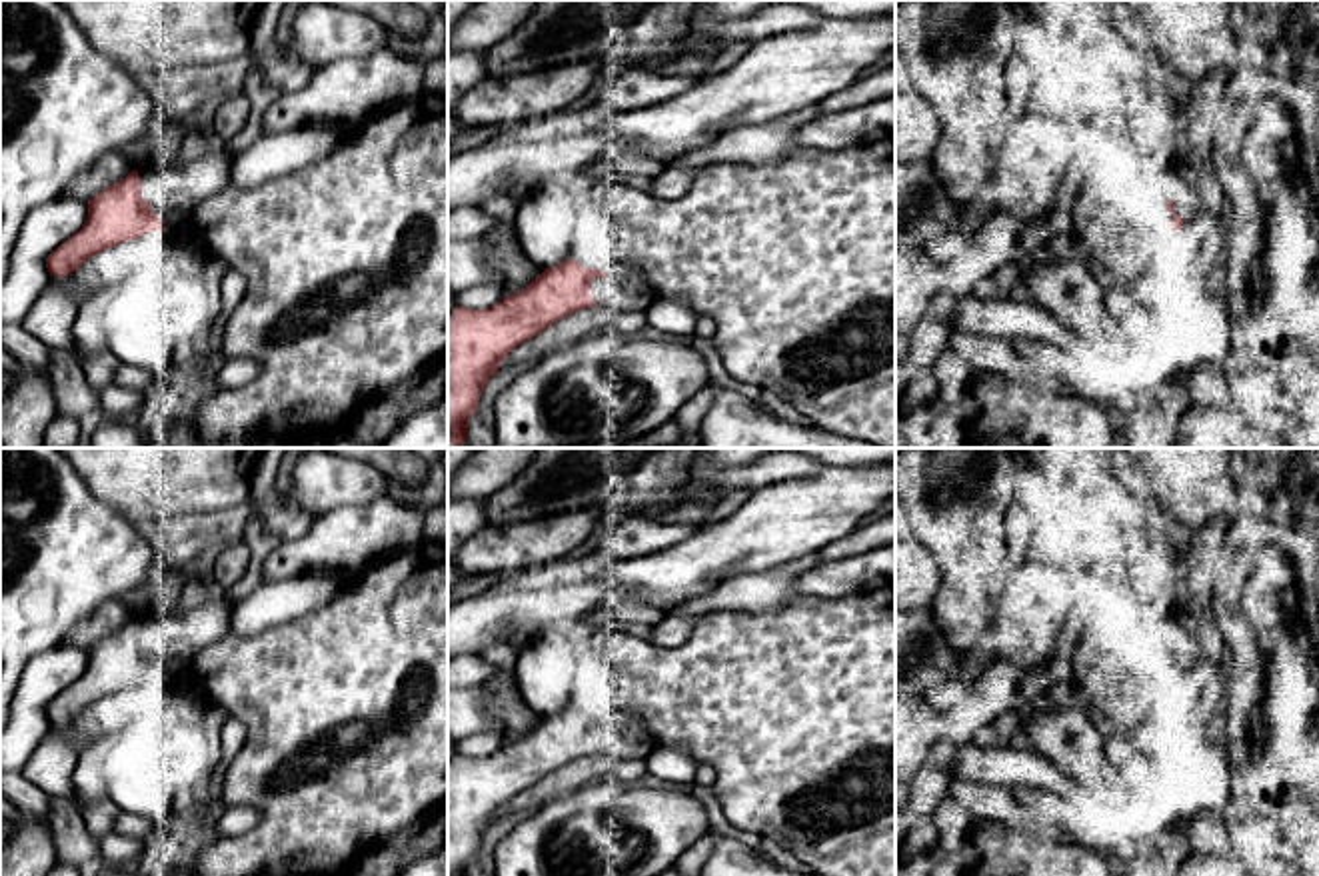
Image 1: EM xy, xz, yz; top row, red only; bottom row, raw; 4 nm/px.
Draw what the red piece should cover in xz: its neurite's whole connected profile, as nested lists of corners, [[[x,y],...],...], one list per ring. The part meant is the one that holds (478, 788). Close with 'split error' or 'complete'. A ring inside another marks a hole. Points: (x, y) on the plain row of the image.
[[[566,706],[490,756],[456,754],[448,762],[448,876],[468,876],[484,834],[512,798],[558,768],[598,754],[590,744],[596,726],[598,740],[618,760],[646,760],[660,746],[634,714],[606,722]]] | split error

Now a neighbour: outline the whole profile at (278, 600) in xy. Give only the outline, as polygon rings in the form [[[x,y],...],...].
[[[312,574],[264,582],[232,610],[230,634],[254,636],[326,606],[350,576]]]

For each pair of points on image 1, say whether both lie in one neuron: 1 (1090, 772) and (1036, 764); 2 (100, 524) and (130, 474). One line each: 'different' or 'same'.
1: different
2: different

